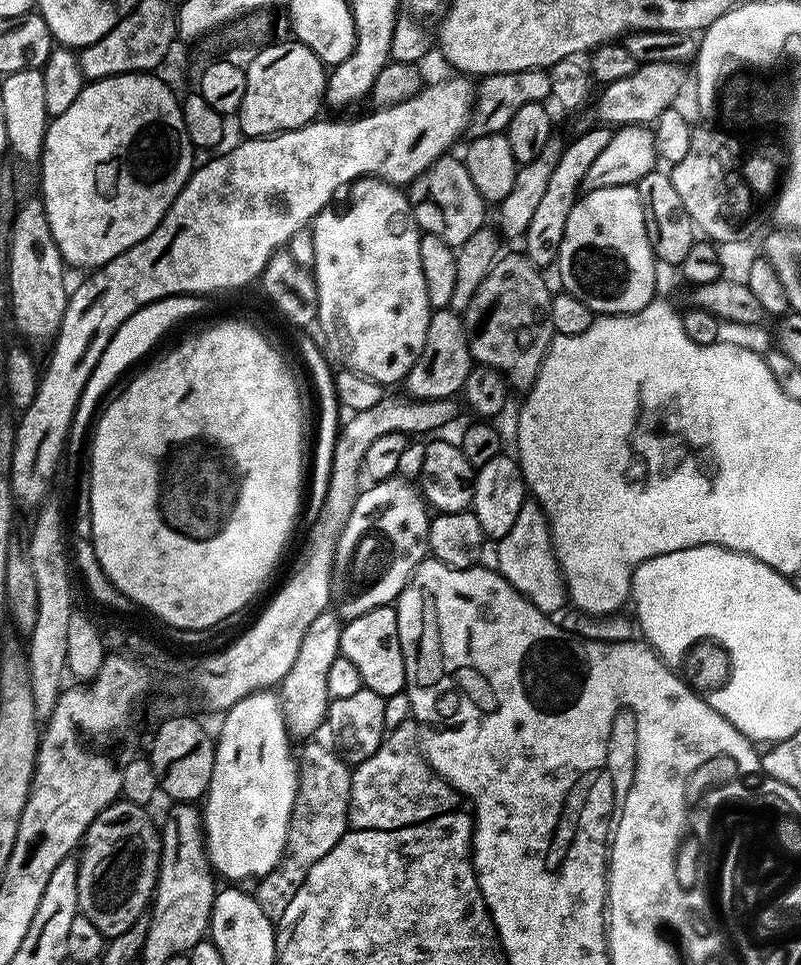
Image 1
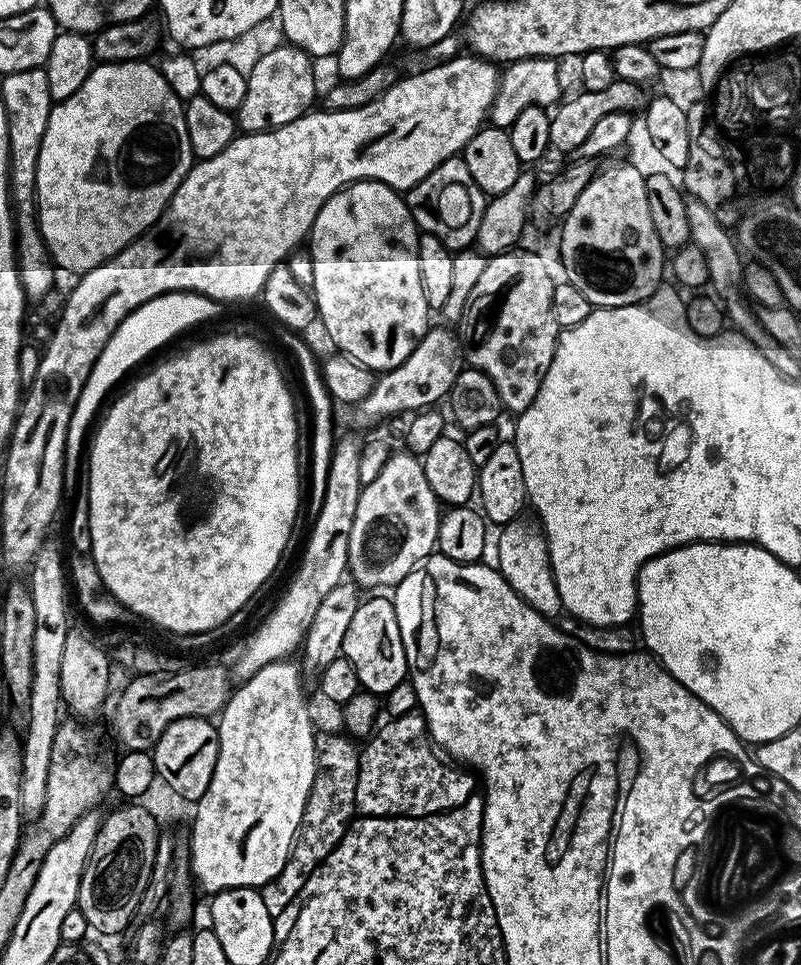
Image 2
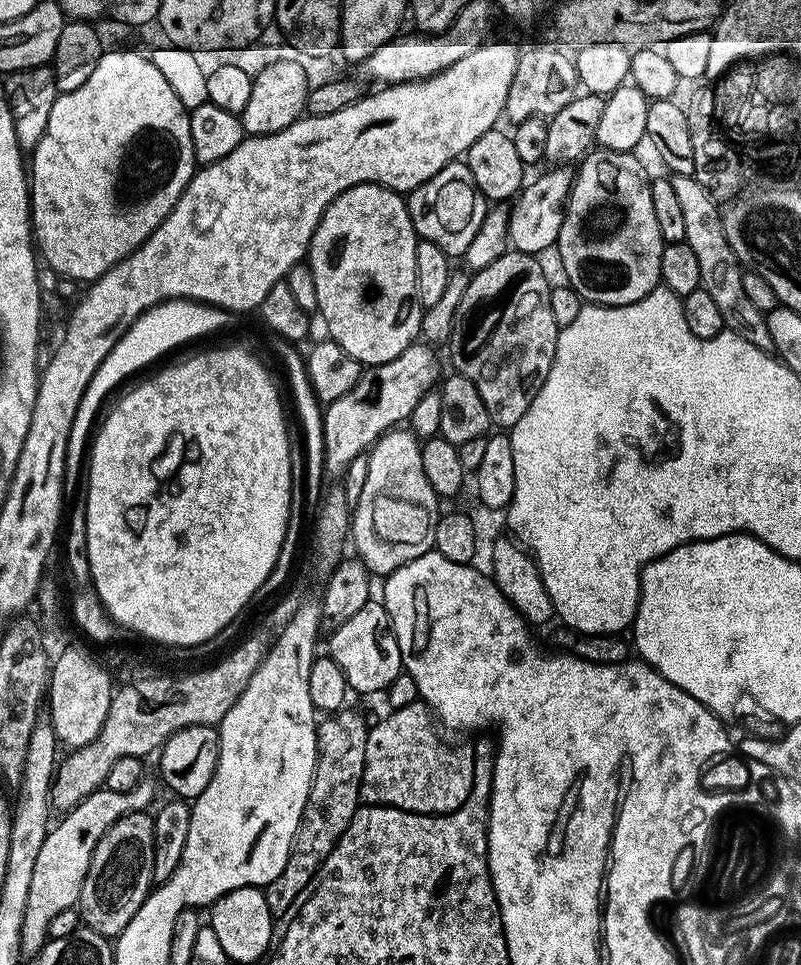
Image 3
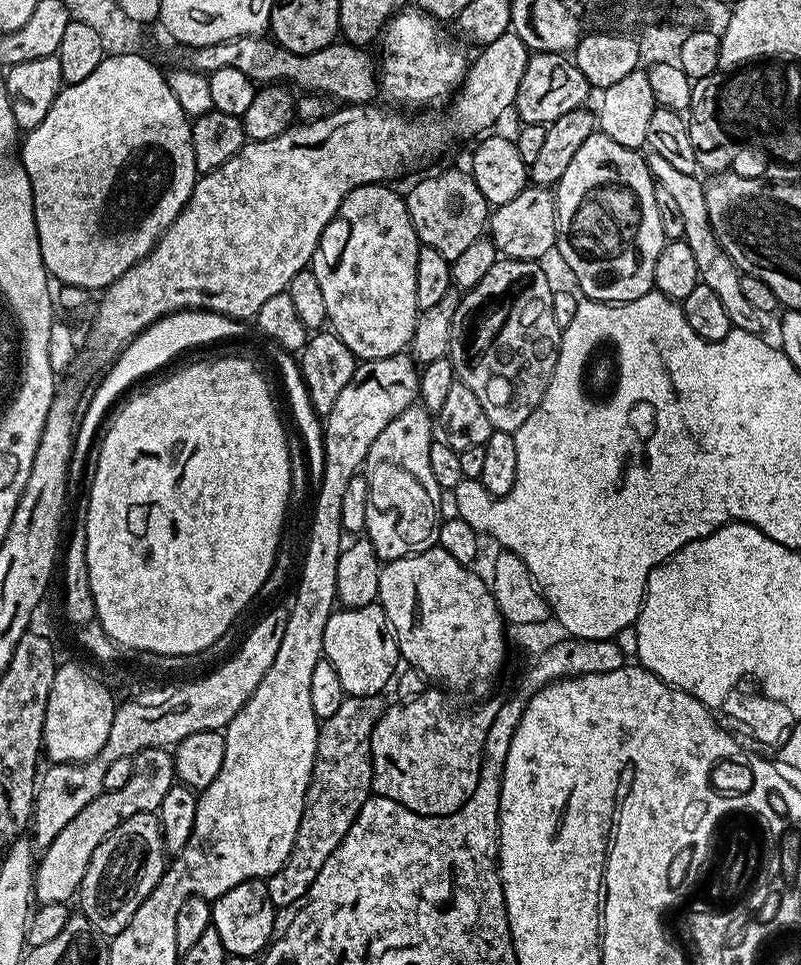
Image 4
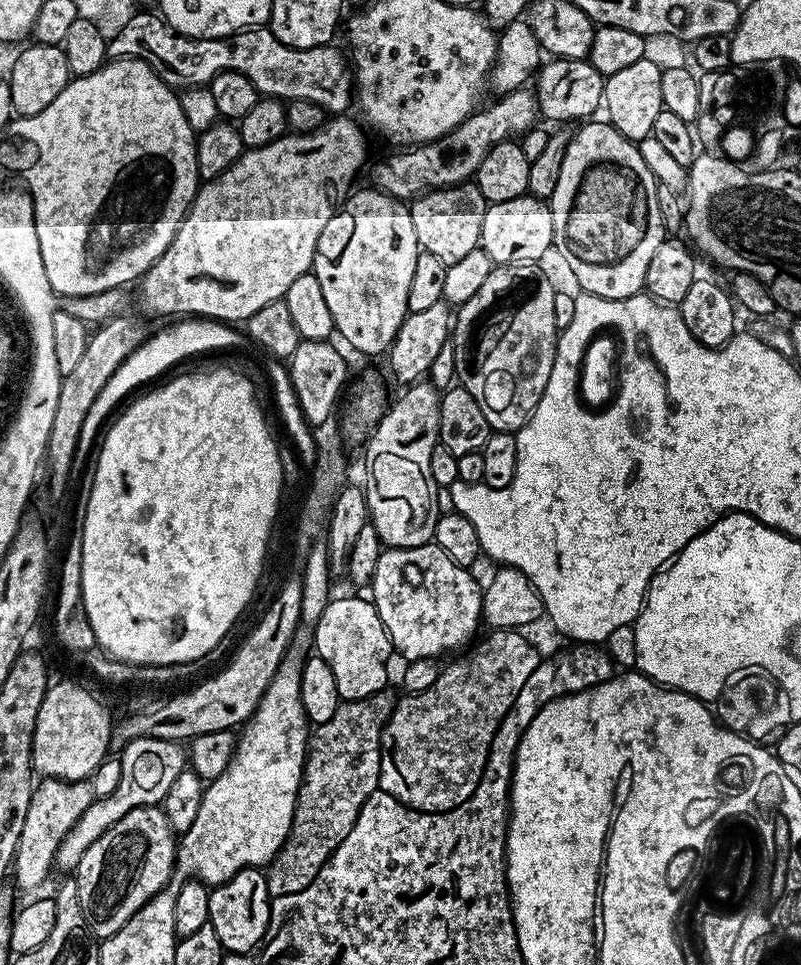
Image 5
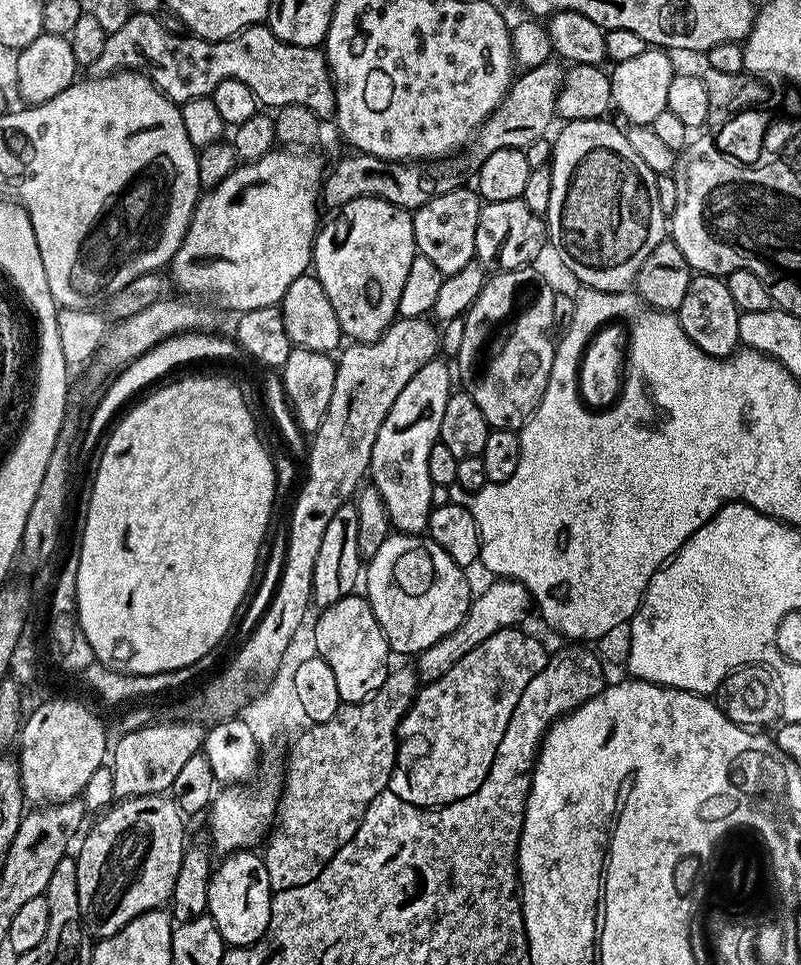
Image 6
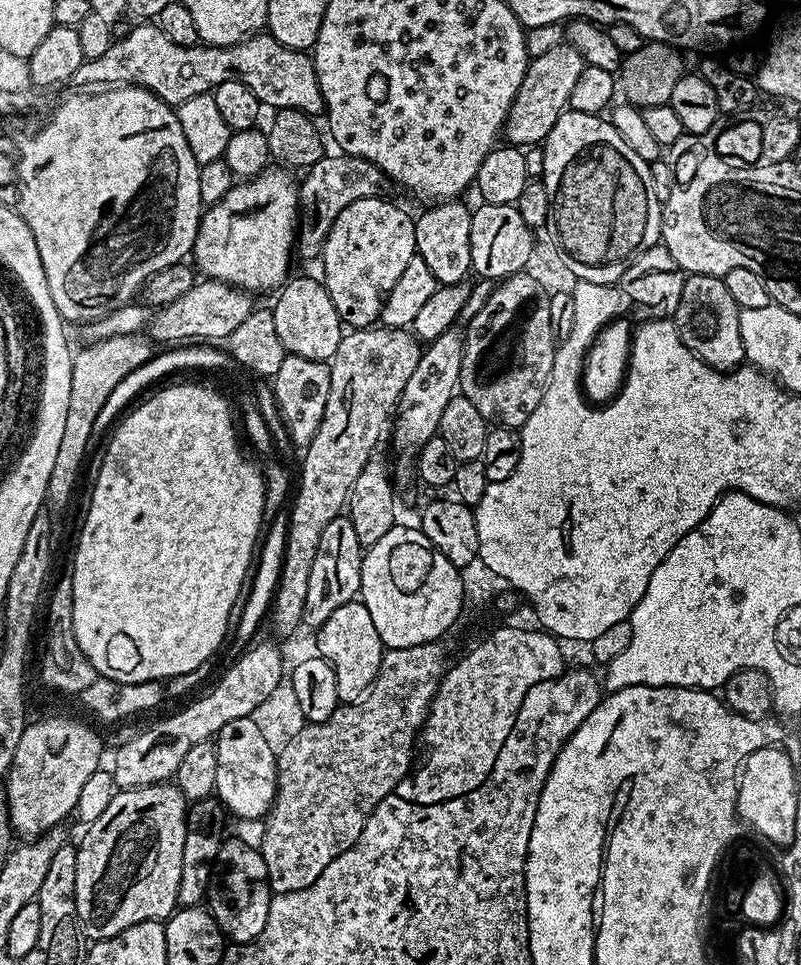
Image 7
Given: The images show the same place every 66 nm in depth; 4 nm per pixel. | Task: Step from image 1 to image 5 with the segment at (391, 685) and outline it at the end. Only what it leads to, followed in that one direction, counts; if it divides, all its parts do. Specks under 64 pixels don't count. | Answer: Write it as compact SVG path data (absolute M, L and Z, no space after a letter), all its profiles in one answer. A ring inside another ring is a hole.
M338 596L329 599L322 618L318 618L314 626L314 652L327 662L330 670L334 670L334 683L338 686L341 701L361 700L389 687L388 659L394 656L394 649L386 626L371 599Z

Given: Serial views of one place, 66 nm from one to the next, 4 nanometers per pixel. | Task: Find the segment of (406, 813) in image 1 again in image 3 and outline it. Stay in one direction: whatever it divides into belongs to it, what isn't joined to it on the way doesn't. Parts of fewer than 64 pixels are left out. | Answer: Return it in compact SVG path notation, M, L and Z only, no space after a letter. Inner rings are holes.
M423 702L391 709L387 714L385 720L368 729L361 801L423 816L444 816L458 810L466 802L476 777L473 749L447 748L436 733L437 725L428 705Z

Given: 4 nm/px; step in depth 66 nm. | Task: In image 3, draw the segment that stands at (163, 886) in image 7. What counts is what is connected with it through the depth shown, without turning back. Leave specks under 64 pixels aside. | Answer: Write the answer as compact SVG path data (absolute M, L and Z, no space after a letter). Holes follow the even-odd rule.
M147 811L132 812L123 816L100 841L92 855L90 870L80 891L78 911L83 923L101 932L103 936L115 938L134 918L138 906L148 897L153 887L154 870L154 826Z

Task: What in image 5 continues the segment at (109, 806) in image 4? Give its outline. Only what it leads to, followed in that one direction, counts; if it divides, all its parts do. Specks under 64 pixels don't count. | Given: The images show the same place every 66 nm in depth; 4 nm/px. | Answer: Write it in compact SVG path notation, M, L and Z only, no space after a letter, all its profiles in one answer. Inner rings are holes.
M147 736L146 738L127 741L123 748L124 753L119 753L118 756L122 766L122 778L118 778L118 786L114 786L114 794L93 799L92 805L86 810L86 814L82 814L82 818L78 818L78 822L74 822L70 834L66 834L66 838L62 838L62 846L58 846L55 867L59 871L61 868L64 874L75 870L82 854L86 854L86 850L90 850L90 846L94 846L94 842L98 842L98 838L102 838L102 834L106 830L110 830L110 826L114 826L114 822L118 822L118 818L126 818L126 814L130 814L130 810L154 808L163 805L166 790L170 790L174 778L178 778L178 774L182 774L186 770L185 749L175 740L159 740Z

